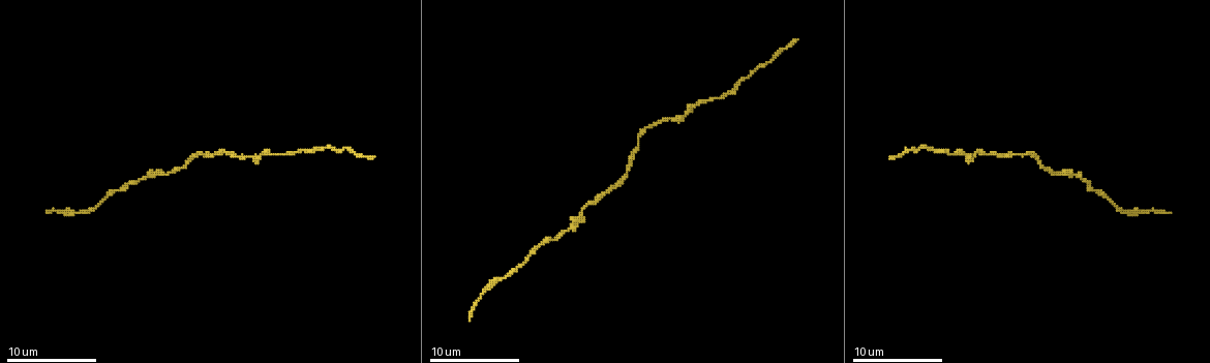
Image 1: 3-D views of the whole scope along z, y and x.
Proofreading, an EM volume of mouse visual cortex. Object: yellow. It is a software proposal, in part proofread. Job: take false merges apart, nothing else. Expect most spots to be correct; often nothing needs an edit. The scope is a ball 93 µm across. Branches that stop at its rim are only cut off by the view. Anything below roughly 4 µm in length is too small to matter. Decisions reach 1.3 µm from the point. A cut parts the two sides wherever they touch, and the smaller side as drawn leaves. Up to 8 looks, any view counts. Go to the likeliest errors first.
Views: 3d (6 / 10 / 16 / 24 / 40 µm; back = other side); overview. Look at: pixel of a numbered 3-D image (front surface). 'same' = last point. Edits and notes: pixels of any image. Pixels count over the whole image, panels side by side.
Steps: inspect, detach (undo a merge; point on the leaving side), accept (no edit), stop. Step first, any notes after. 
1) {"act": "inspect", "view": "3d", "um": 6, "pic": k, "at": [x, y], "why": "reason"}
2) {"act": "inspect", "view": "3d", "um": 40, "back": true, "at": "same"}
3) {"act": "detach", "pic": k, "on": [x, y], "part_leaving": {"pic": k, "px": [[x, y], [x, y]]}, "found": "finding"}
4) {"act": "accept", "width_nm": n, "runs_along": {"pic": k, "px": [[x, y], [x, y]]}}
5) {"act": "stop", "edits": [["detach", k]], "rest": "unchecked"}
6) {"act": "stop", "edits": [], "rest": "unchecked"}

{"act": "inspect", "view": "3d", "um": 10, "pic": 1, "at": [203, 155]}

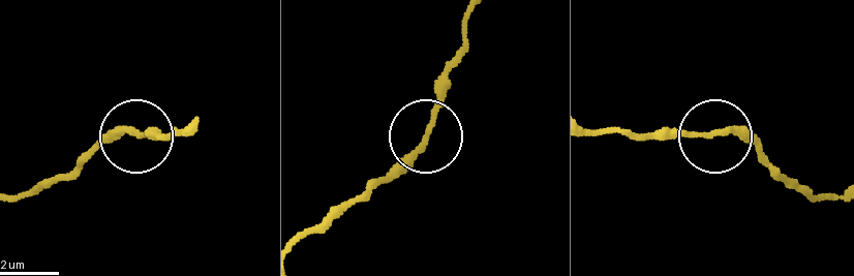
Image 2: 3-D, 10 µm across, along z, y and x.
{"act": "accept", "runs_along": {"pic": 2, "px": [[140, 132], [110, 135], [90, 152]]}, "found": "one cell here"}

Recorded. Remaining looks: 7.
{"act": "inspect", "view": "3d", "um": 10, "pic": 1, "at": [1077, 175], "why": "calibre changes"}

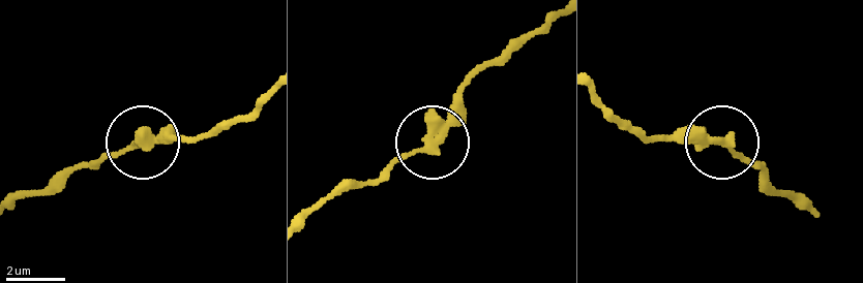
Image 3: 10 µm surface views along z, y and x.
{"act": "accept", "runs_along": {"pic": 3, "px": [[594, 96], [647, 138], [718, 140], [755, 167]]}, "found": "all the same cell"}

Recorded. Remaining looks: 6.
{"act": "inspect", "view": "3d", "um": 10, "pic": 1, "at": [673, 118], "why": "a narrow waist"}

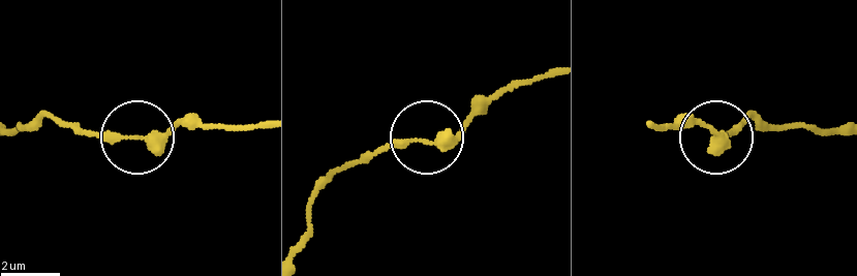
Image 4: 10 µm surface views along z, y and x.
{"act": "accept", "runs_along": {"pic": 4, "px": [[13, 128], [51, 120], [95, 135], [196, 128]]}, "found": "continuous, no second cell"}

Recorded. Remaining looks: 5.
{"act": "inspect", "view": "3d", "um": 10, "pic": 1, "at": [314, 147], "why": "thick turns thin"}

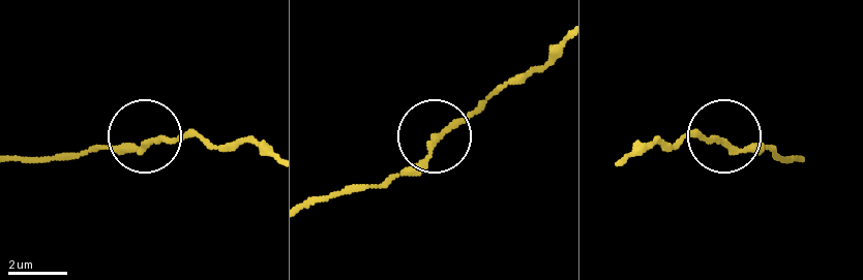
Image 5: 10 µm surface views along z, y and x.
{"act": "inspect", "view": "3d", "um": 6, "pic": 5, "at": [437, 138]}

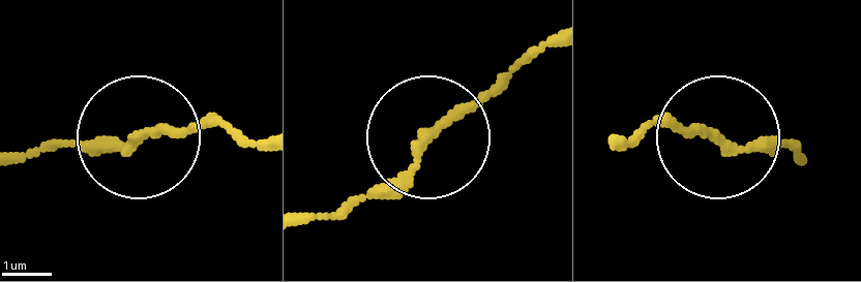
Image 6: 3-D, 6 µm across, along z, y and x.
{"act": "accept", "runs_along": {"pic": 6, "px": [[21, 152], [239, 128]]}, "found": "continuous, no second cell"}

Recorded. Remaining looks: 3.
{"act": "stop", "edits": [], "rest": "unchecked"}

